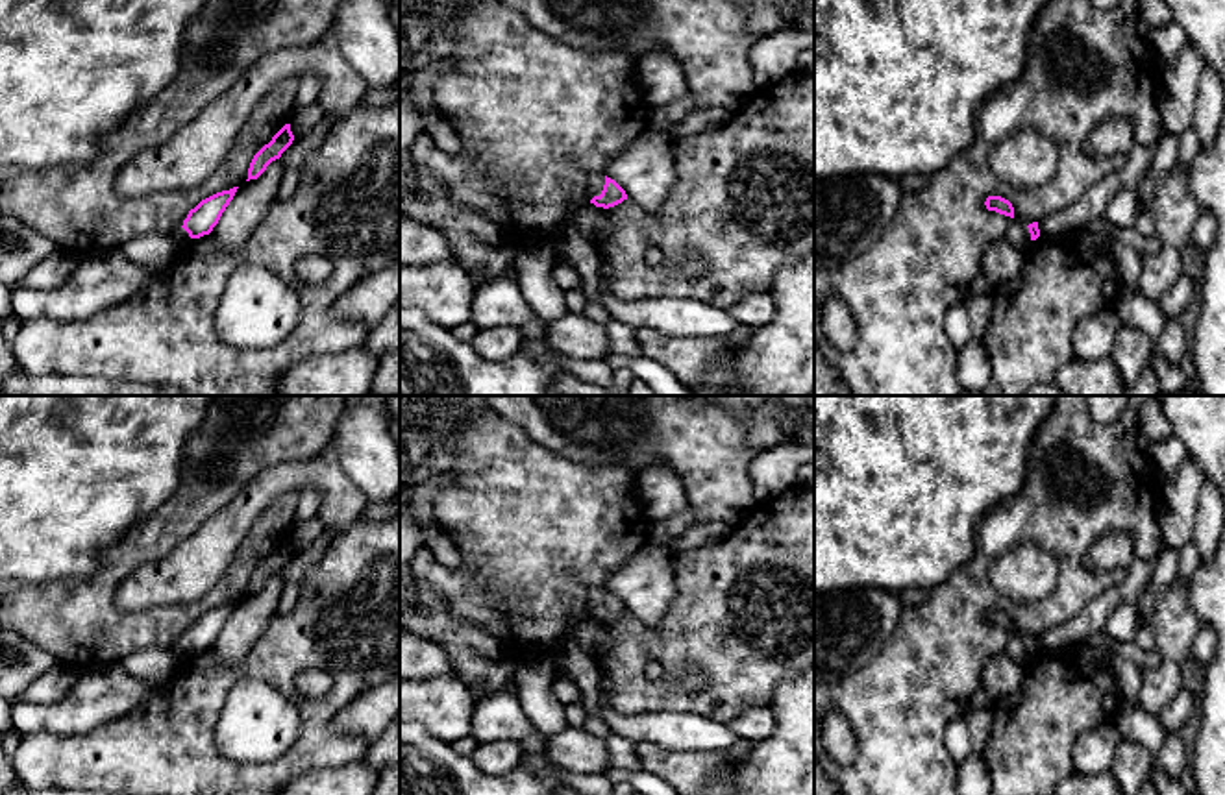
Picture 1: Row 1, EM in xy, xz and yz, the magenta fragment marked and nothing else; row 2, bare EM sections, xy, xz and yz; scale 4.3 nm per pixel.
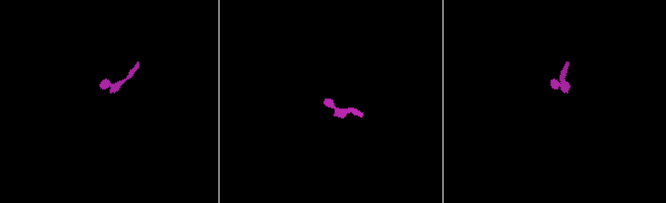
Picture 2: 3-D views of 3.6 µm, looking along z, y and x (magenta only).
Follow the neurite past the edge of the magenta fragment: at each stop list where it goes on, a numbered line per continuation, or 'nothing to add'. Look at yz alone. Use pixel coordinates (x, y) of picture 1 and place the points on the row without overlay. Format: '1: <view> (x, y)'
1: yz (1016, 648)

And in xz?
1: xz (596, 596)

